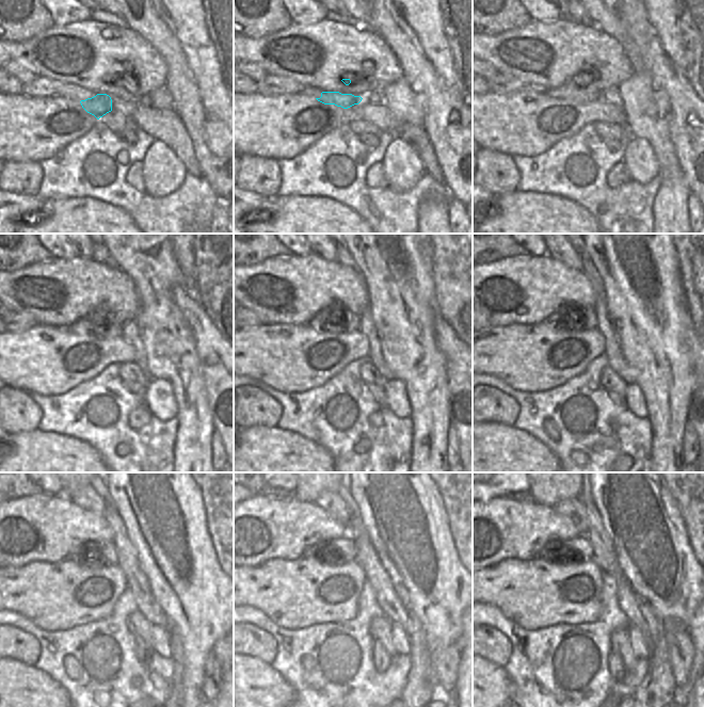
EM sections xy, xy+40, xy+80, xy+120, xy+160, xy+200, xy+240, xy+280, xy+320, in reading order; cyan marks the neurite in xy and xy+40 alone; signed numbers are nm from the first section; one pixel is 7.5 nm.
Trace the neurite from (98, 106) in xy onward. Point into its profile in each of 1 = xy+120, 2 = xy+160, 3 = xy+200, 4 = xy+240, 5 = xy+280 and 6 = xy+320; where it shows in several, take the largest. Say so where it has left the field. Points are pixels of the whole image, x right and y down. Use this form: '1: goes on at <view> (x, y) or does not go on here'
1: goes on at xy+120 (97, 328)
2: goes on at xy+160 (350, 321)
3: goes on at xy+200 (588, 317)
4: goes on at xy+240 (106, 549)
5: goes on at xy+280 (345, 547)
6: goes on at xy+320 (580, 545)

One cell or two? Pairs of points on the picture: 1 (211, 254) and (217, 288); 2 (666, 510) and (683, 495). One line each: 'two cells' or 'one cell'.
1: one cell
2: two cells

